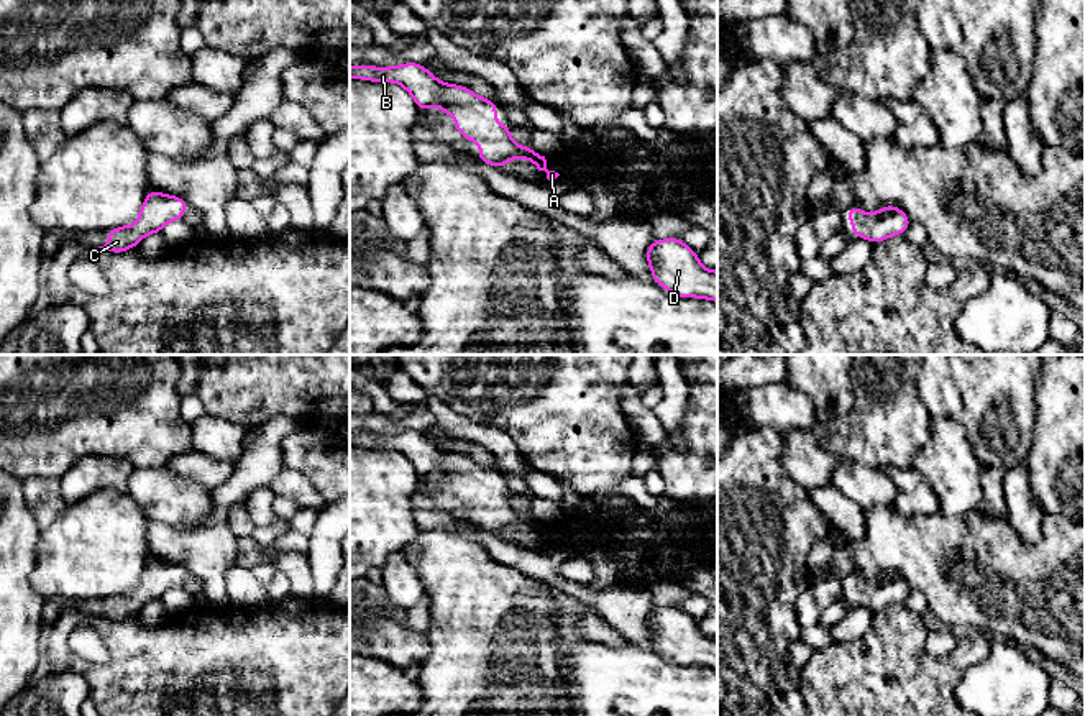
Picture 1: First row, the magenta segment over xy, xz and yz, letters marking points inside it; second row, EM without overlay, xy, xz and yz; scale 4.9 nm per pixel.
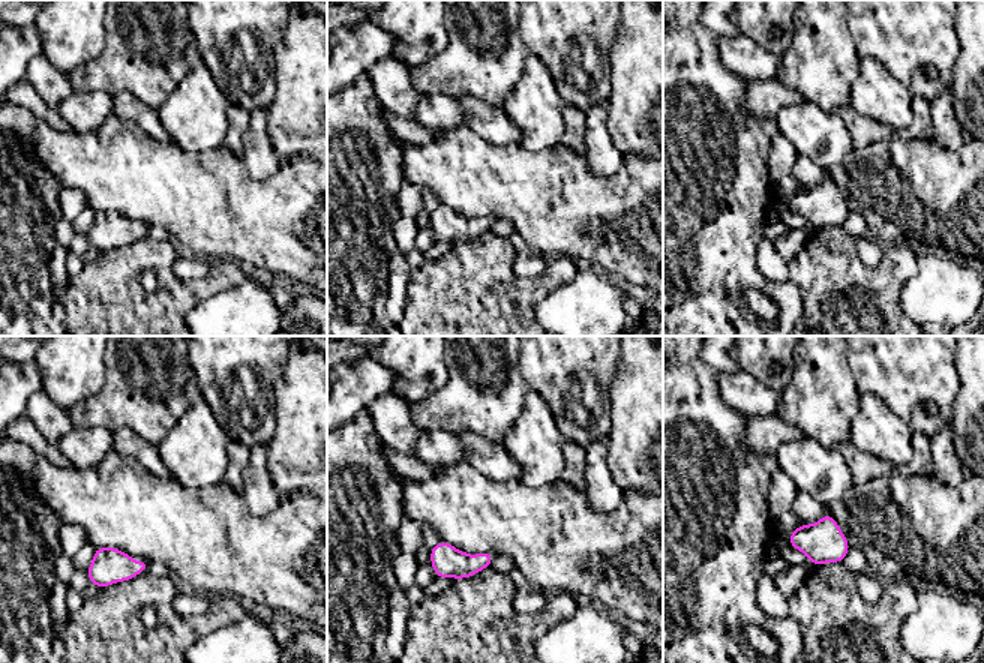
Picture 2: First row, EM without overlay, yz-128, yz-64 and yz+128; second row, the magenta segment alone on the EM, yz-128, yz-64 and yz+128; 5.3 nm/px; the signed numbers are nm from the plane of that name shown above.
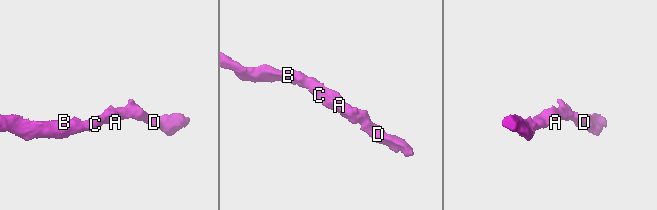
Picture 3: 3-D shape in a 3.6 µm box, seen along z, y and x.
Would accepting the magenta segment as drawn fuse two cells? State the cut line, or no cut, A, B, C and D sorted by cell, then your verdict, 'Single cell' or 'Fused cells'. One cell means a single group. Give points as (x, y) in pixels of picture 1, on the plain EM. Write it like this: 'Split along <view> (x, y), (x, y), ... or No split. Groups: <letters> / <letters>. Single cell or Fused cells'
No split. Groups: A B C D. Single cell

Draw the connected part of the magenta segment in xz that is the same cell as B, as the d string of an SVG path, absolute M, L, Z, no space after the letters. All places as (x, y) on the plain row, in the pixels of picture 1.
M407 430L392 435L350 434L350 447L369 450L396 450L402 453L415 468L420 480L432 473L442 475L442 483L453 481L455 496L465 507L481 512L479 529L494 535L502 535L514 526L524 526L547 540L548 548L560 542L547 537L547 527L530 514L520 514L510 507L510 494L496 488L497 471L481 466L473 458L440 450L423 432Z

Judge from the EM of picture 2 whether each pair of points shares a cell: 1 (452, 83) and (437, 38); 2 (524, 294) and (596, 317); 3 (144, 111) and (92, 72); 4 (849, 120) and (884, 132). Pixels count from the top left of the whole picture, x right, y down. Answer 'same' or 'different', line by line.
1: different
2: different
3: different
4: same

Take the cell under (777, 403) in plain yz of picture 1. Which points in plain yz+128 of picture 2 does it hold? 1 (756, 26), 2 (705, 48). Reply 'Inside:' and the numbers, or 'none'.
Inside: none

